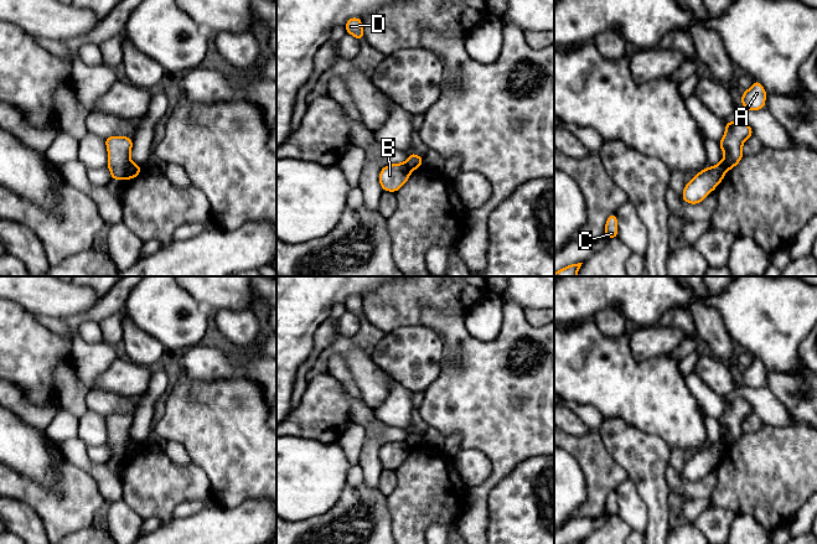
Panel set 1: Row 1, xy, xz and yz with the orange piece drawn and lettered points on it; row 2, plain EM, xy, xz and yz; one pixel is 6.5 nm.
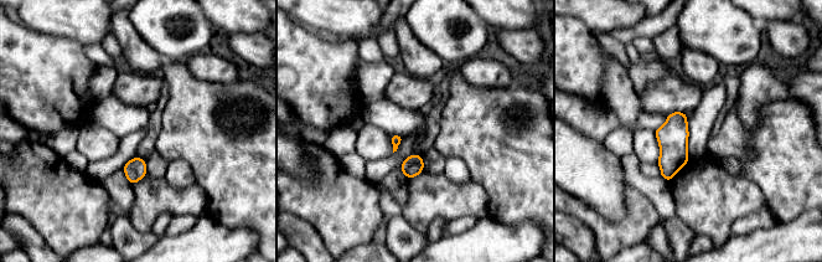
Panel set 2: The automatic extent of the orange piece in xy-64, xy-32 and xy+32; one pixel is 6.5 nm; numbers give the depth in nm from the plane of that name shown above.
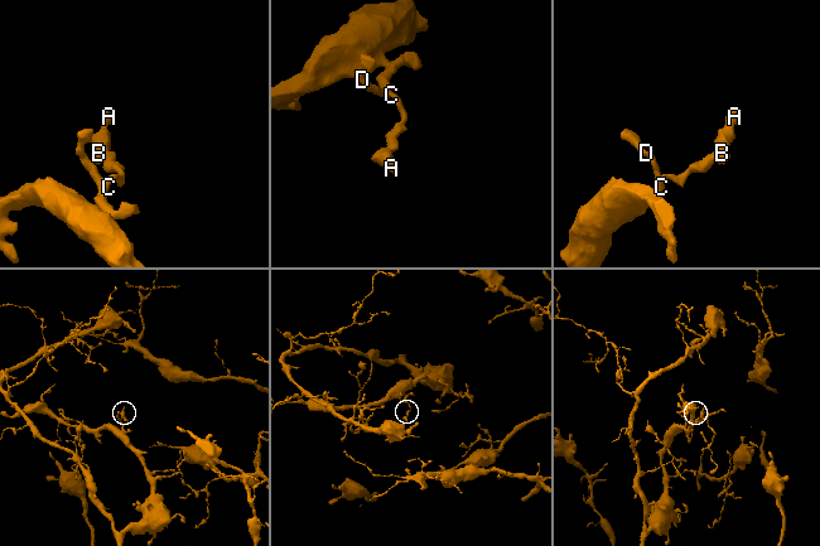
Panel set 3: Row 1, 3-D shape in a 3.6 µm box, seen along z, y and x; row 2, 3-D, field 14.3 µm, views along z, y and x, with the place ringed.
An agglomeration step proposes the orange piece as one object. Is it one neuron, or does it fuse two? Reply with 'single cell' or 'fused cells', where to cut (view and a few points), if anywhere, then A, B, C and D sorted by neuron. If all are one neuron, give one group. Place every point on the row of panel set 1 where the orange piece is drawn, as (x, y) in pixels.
fused cells | xy (132, 162), (124, 177) | A B / C D

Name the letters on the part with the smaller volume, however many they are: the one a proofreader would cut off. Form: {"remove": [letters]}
{"remove": ["A", "B"]}

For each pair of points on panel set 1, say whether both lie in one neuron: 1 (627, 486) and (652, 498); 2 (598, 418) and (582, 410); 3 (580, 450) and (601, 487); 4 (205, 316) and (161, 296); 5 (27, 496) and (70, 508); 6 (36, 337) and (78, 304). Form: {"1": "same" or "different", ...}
{"1": "different", "2": "same", "3": "same", "4": "same", "5": "same", "6": "different"}

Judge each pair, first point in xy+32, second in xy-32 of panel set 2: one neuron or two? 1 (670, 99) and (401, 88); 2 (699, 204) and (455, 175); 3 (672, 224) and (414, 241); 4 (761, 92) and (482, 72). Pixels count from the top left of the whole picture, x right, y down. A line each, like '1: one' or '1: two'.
1: one
2: two
3: one
4: one

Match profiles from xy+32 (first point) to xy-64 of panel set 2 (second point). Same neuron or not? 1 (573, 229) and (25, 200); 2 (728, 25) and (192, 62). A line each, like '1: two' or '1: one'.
1: two
2: two

